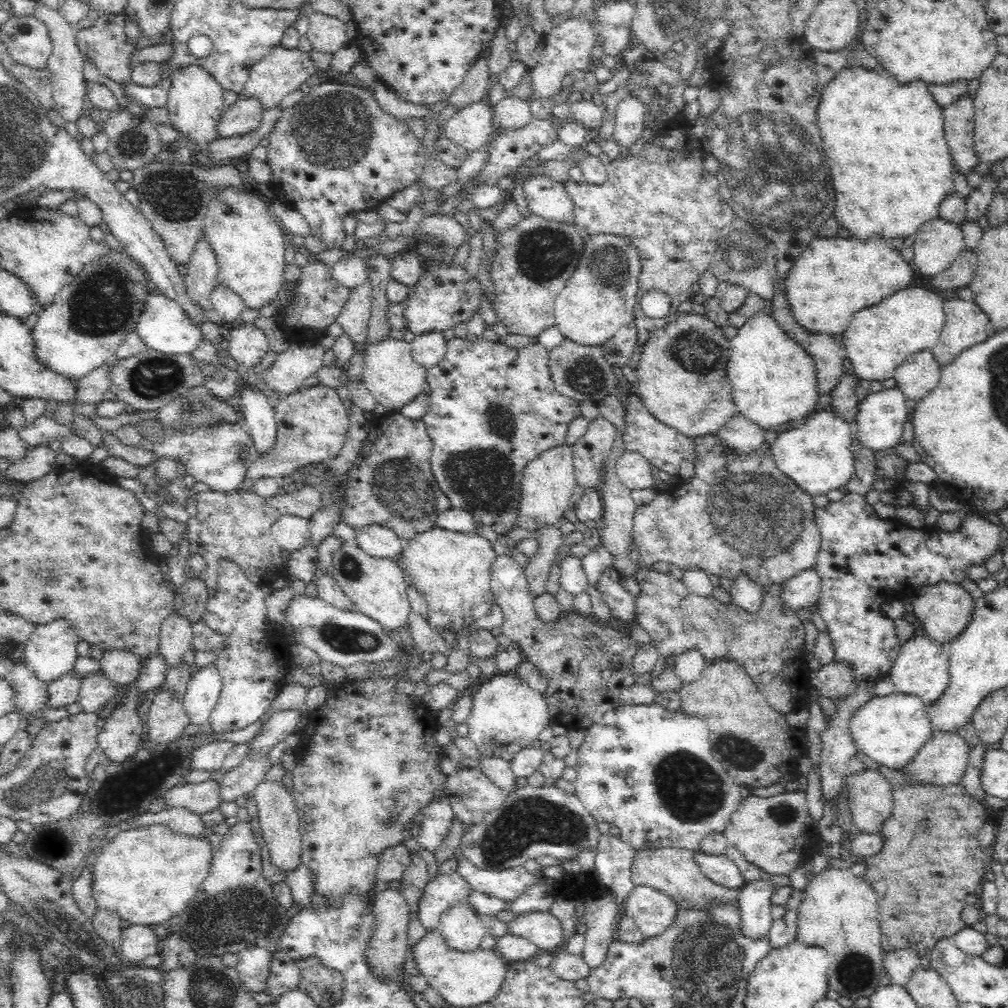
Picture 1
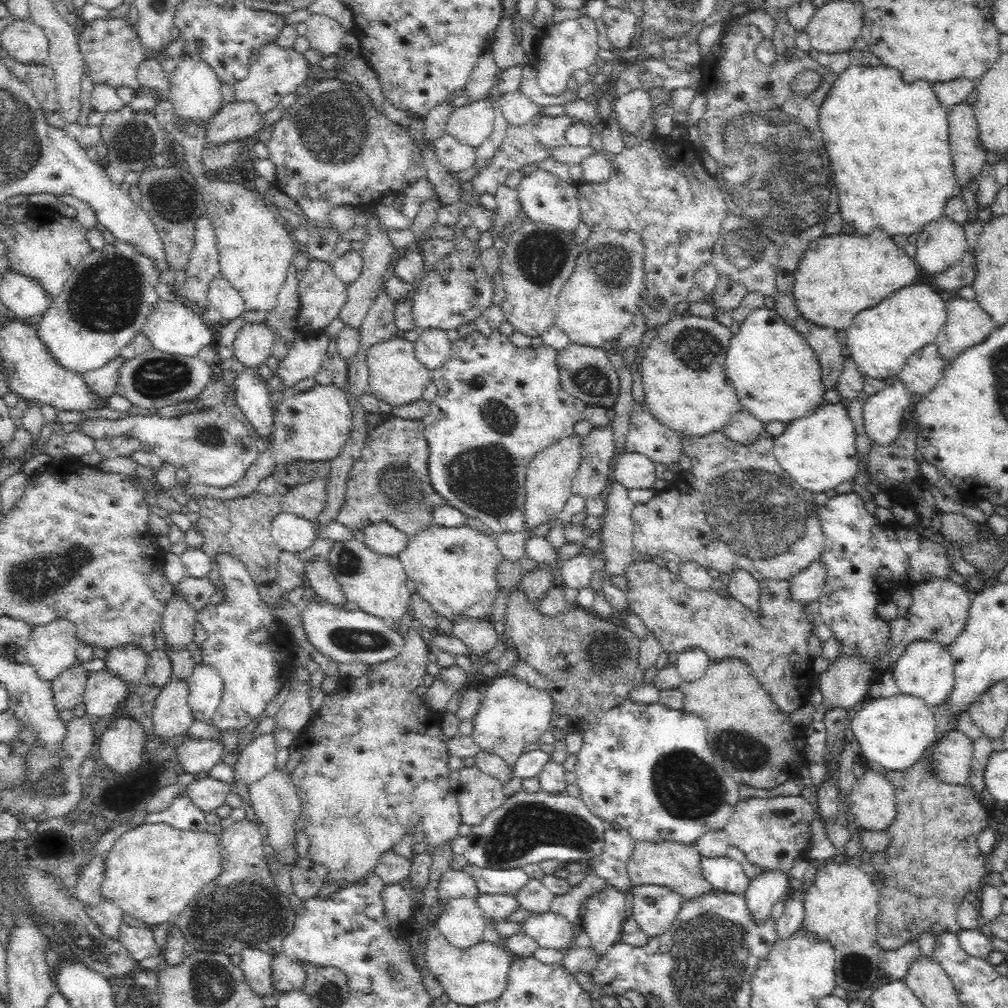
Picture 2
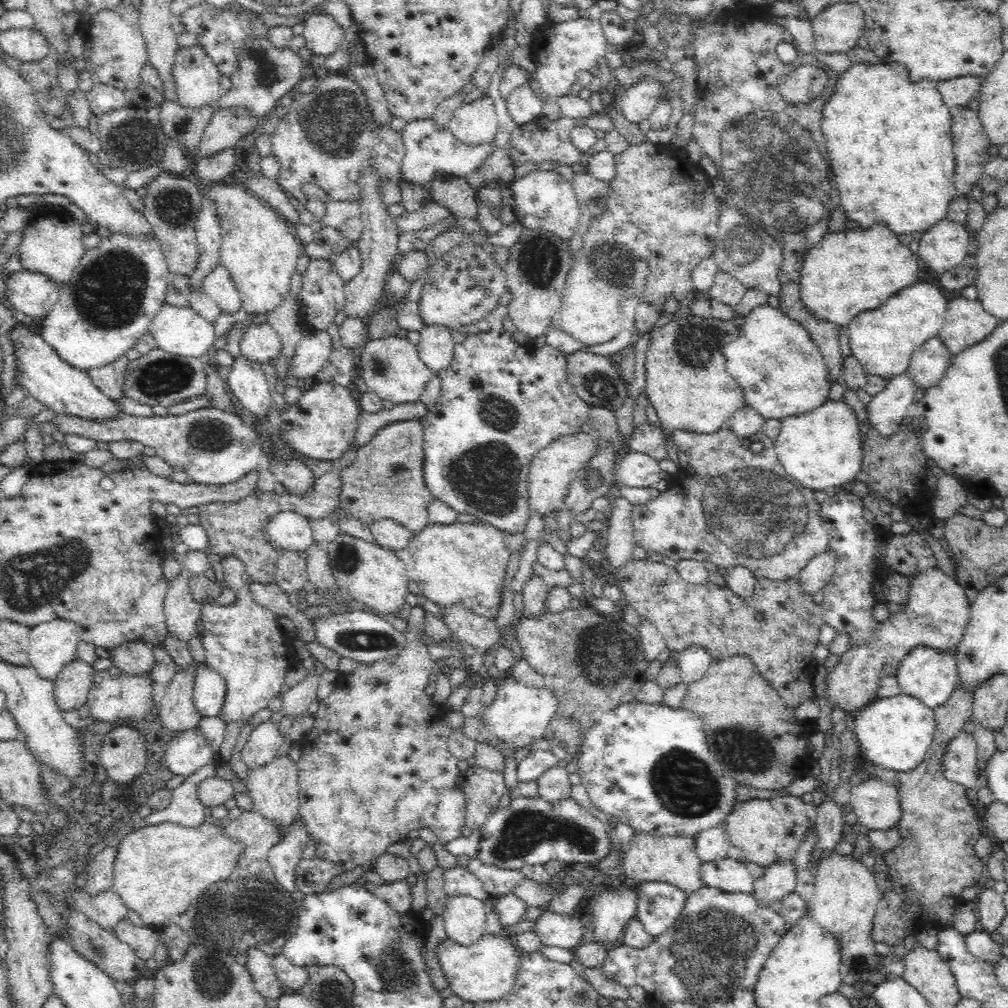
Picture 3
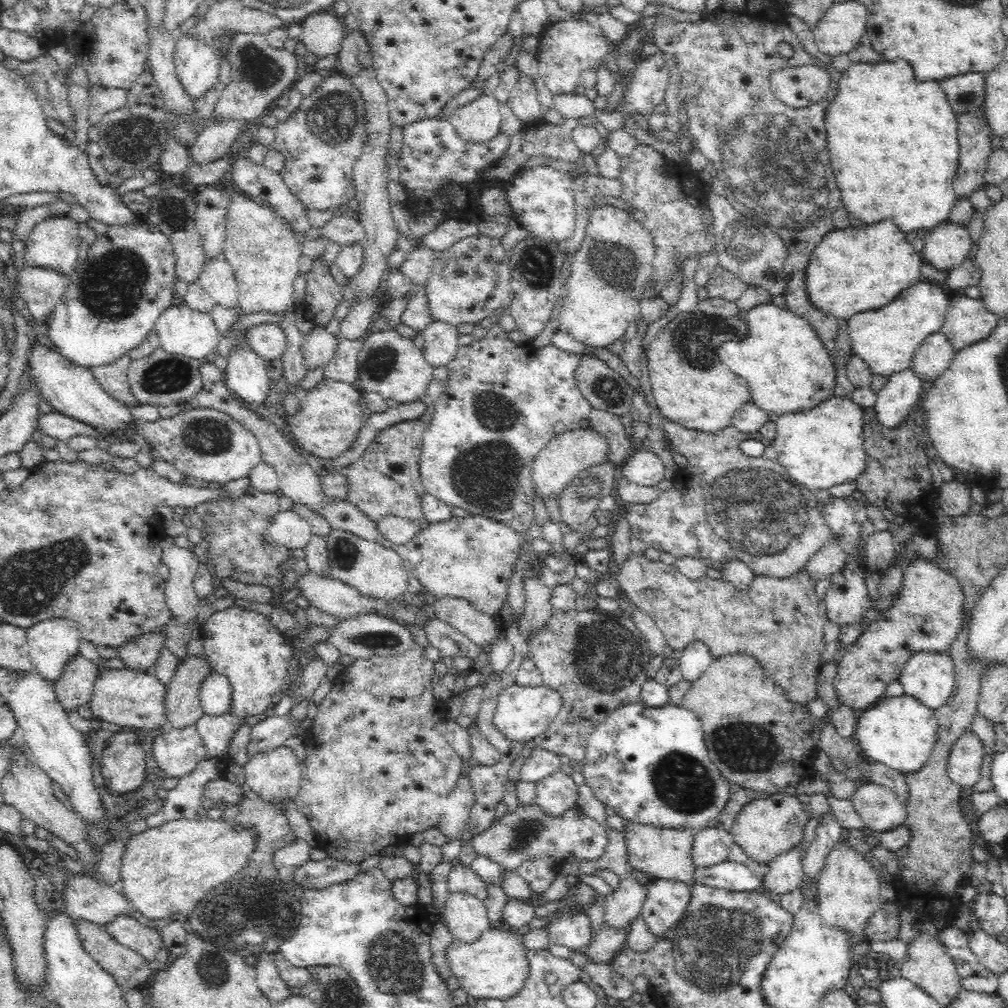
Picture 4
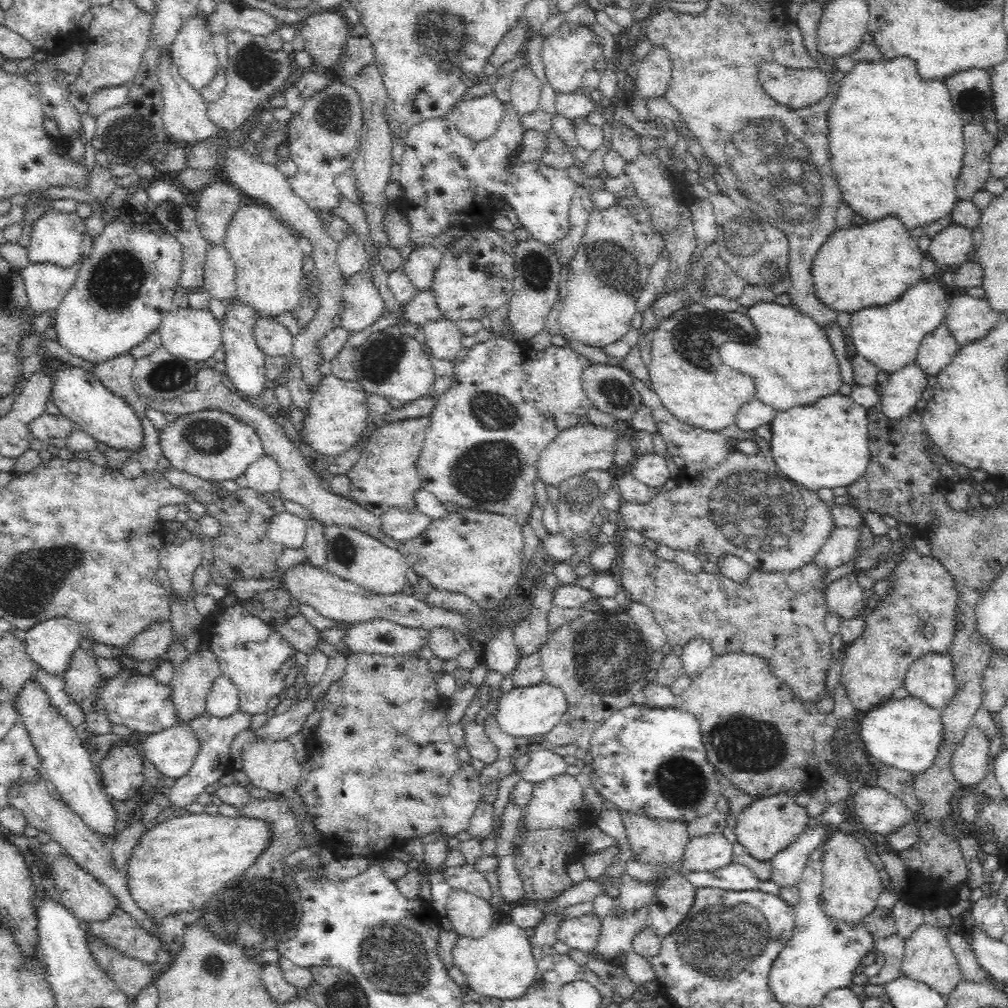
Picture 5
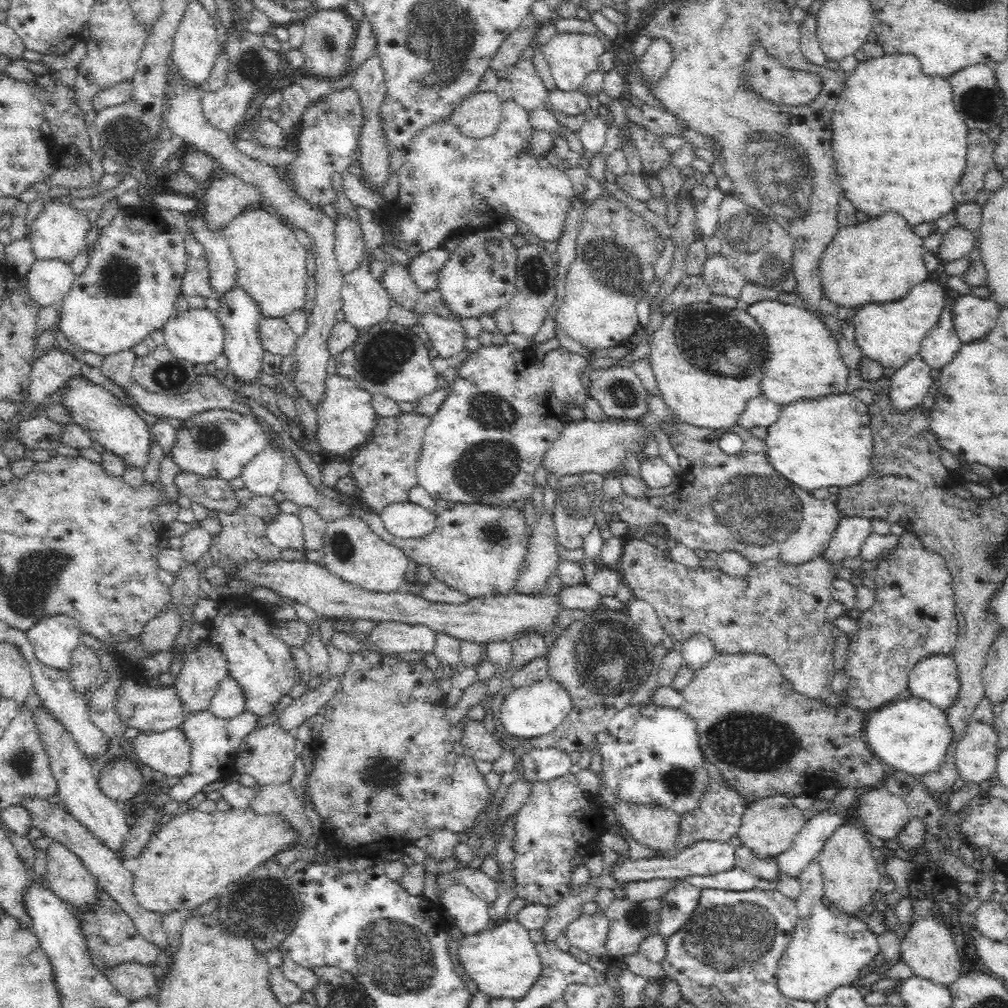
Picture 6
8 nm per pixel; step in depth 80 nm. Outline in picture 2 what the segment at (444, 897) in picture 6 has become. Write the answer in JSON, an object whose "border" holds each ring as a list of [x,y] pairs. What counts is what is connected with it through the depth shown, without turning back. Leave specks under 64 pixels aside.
{"border":[[[453,898],[446,902],[437,930],[458,948],[470,948],[483,940],[485,915],[476,899]]]}

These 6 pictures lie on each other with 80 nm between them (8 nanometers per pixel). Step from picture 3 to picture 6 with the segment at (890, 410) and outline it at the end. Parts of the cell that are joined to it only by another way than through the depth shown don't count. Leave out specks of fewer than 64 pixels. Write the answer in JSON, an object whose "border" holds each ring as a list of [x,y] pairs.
{"border":[[[916,353],[902,367],[895,370],[891,376],[888,393],[892,399],[892,405],[898,410],[912,409],[915,406],[922,405],[928,402],[927,394],[932,386],[932,368],[925,362],[925,359],[920,353]]]}

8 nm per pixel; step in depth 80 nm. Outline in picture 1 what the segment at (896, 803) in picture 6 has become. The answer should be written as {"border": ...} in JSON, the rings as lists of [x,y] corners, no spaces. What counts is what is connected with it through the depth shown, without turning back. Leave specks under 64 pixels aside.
{"border":[[[862,770],[845,778],[853,823],[864,832],[880,832],[893,812],[893,788],[876,770]]]}

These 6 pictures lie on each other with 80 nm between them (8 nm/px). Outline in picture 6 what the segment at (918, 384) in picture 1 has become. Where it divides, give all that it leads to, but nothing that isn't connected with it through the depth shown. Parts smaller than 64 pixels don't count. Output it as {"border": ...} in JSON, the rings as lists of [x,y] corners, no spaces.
{"border":[[[948,297],[946,308],[942,310],[938,323],[926,334],[922,340],[920,354],[933,370],[940,371],[954,358],[957,350],[963,345],[957,336],[954,323],[956,298]]]}

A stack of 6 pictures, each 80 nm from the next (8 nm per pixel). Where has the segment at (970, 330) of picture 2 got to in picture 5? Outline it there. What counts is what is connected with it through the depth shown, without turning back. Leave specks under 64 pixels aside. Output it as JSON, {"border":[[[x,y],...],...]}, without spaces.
{"border":[[[962,295],[950,301],[945,321],[958,345],[964,346],[986,337],[1001,316],[985,299]]]}

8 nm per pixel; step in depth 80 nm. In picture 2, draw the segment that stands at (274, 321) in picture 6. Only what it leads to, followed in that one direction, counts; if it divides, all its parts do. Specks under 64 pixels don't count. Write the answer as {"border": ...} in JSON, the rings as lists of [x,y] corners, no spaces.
{"border":[[[264,322],[246,323],[237,332],[233,355],[246,368],[258,368],[272,356],[277,336]]]}

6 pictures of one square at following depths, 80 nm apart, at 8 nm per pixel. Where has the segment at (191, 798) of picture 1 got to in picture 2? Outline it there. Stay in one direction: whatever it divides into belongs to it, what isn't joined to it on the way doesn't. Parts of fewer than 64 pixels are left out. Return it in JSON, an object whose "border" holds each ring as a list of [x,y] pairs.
{"border":[[[211,777],[193,781],[186,788],[193,804],[196,804],[198,809],[204,813],[217,811],[220,806],[225,804],[226,796],[233,791],[232,784]]]}

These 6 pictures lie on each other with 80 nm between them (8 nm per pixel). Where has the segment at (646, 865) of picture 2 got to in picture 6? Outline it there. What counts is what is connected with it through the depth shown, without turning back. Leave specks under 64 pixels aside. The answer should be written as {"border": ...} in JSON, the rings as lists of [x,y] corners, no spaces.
{"border":[[[617,798],[612,810],[616,814],[618,822],[628,829],[628,834],[633,836],[636,843],[660,852],[662,857],[678,853],[678,849],[674,847],[674,840],[678,832],[680,815],[672,808],[655,806],[650,803],[625,802],[624,799]]]}

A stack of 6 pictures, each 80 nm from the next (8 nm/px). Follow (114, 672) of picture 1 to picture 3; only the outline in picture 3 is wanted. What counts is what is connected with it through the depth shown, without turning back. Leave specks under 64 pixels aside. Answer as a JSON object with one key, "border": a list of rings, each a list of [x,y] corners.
{"border":[[[130,641],[109,650],[112,664],[128,675],[144,675],[154,666],[154,648],[152,641]]]}

